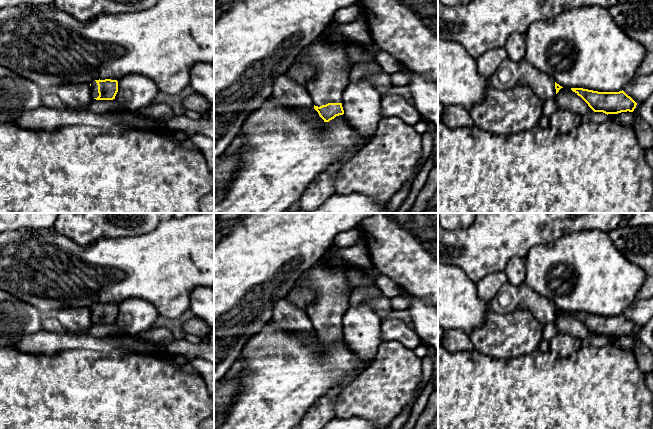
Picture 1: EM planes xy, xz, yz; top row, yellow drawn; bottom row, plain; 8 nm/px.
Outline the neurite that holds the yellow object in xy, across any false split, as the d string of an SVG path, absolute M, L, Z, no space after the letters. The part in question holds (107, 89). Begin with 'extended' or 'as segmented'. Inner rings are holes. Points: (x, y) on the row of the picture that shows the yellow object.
extended; M105 79L91 82L92 97L96 100L113 100L118 92L118 81Z

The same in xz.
extended; M314 42L303 48L294 64L311 64L316 69L315 77L305 87L324 122L343 115L342 94L350 82L346 50Z

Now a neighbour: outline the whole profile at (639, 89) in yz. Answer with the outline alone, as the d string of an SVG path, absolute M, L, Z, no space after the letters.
M653 73L636 75L623 91L637 104L644 102L653 91Z

